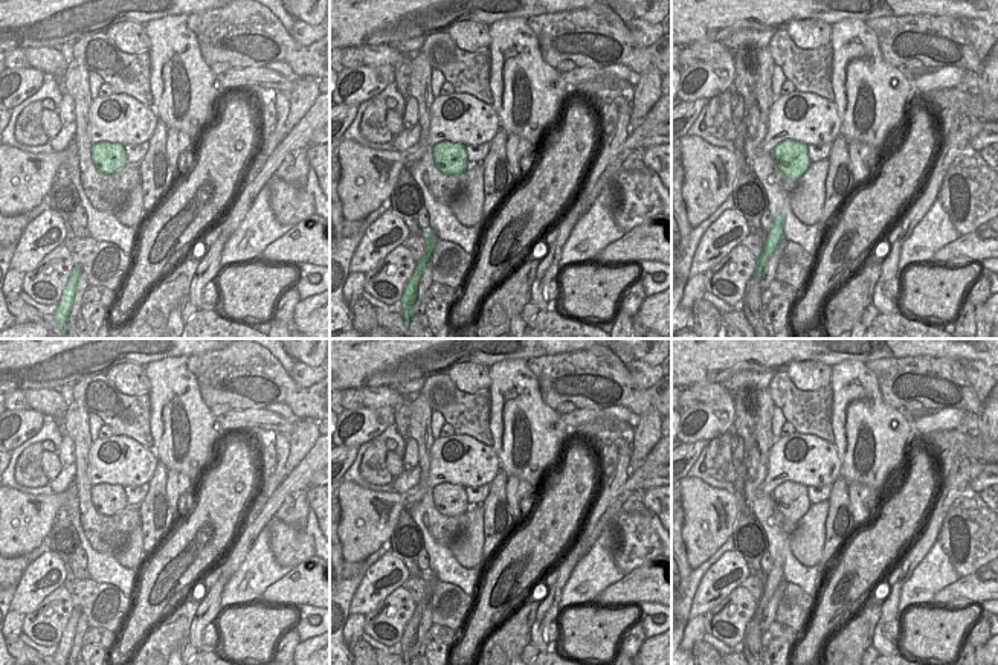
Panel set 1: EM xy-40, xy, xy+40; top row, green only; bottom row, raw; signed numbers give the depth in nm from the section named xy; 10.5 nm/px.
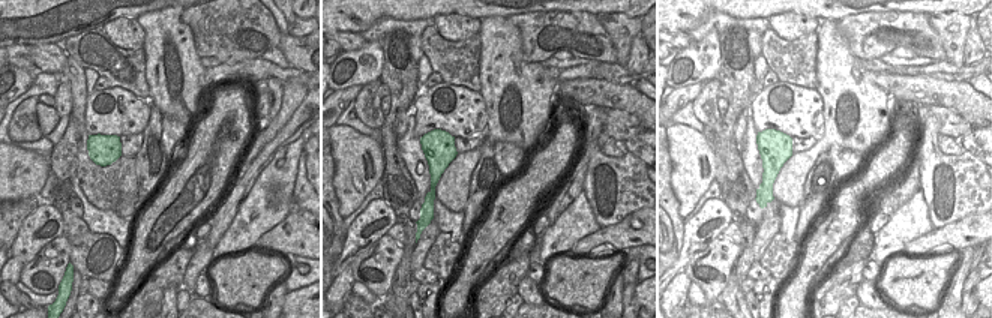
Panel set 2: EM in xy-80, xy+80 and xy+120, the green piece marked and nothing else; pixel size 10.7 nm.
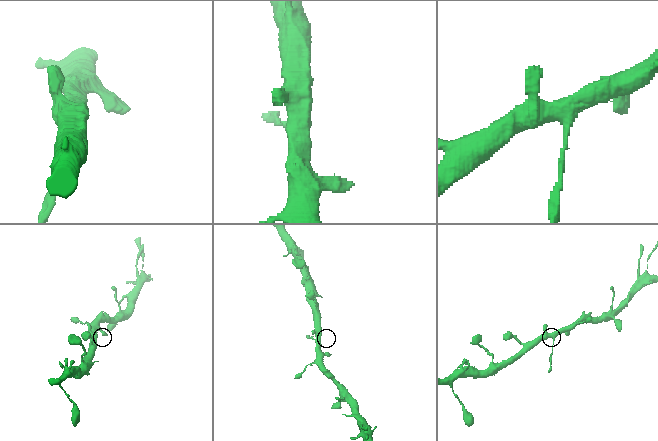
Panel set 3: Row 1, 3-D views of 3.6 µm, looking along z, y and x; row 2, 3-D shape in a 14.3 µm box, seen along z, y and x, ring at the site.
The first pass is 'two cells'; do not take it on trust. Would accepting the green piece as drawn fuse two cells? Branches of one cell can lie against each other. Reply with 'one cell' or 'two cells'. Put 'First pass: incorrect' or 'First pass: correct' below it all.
two cells
First pass: correct

